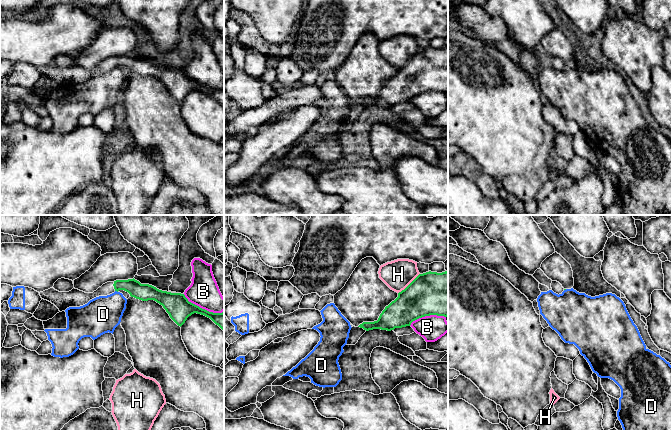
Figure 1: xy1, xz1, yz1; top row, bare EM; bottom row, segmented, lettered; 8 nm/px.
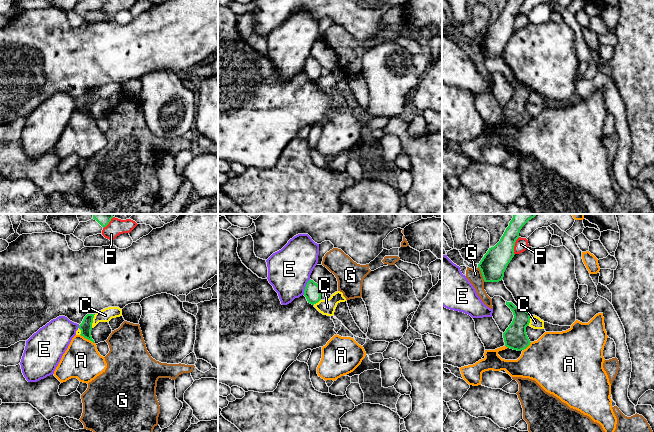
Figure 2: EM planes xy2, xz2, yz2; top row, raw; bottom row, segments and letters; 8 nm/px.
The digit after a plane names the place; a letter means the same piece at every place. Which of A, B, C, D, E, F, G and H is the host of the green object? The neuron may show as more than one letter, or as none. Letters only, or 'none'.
none

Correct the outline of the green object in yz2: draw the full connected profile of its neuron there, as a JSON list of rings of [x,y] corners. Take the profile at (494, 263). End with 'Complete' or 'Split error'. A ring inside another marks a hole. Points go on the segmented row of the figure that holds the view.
[[[514,214],[500,241],[489,248],[478,264],[485,282],[499,282],[514,257],[514,246],[522,227],[537,214]]]. Complete

